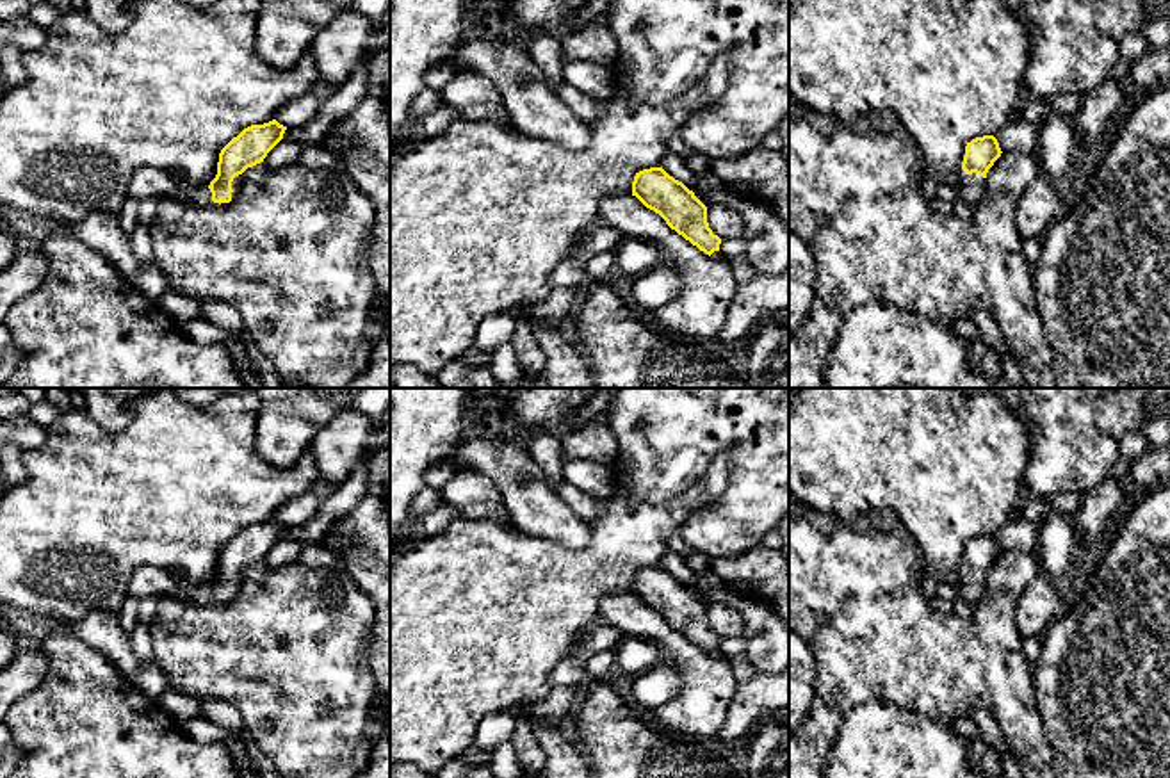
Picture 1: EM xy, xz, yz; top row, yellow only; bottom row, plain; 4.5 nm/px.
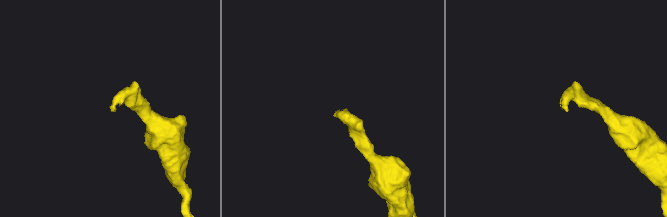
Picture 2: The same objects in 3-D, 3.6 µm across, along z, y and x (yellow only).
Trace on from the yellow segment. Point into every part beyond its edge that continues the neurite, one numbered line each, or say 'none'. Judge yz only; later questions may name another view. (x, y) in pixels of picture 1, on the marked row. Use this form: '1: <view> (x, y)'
1: yz (969, 187)

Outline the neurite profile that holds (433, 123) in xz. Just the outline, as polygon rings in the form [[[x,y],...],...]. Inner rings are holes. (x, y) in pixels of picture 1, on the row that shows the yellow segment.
[[[443,103],[435,112],[420,118],[415,128],[422,137],[435,137],[447,130],[447,126],[458,118],[461,118],[461,114],[454,107]]]

